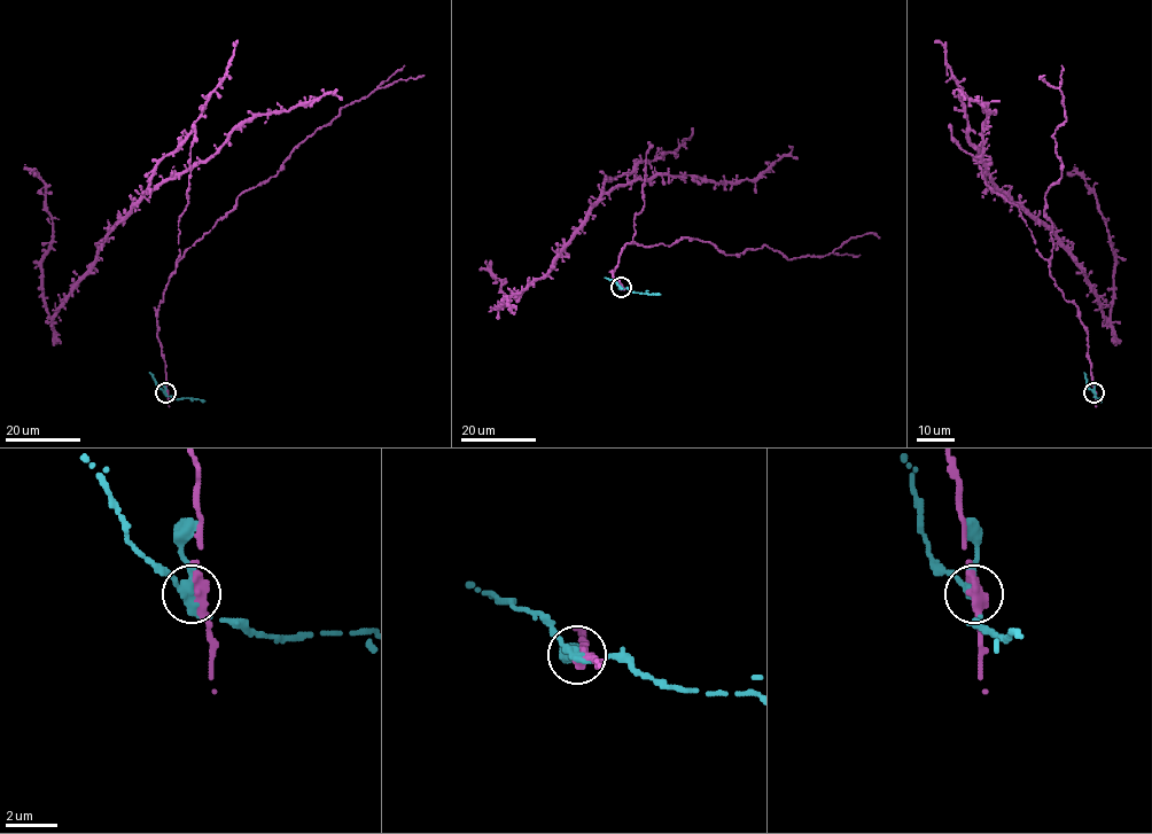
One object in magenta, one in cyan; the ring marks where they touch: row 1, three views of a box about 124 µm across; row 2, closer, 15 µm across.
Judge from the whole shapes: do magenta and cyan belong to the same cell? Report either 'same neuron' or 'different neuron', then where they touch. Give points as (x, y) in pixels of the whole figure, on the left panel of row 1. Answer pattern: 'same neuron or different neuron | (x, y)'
different neuron | (165, 392)

